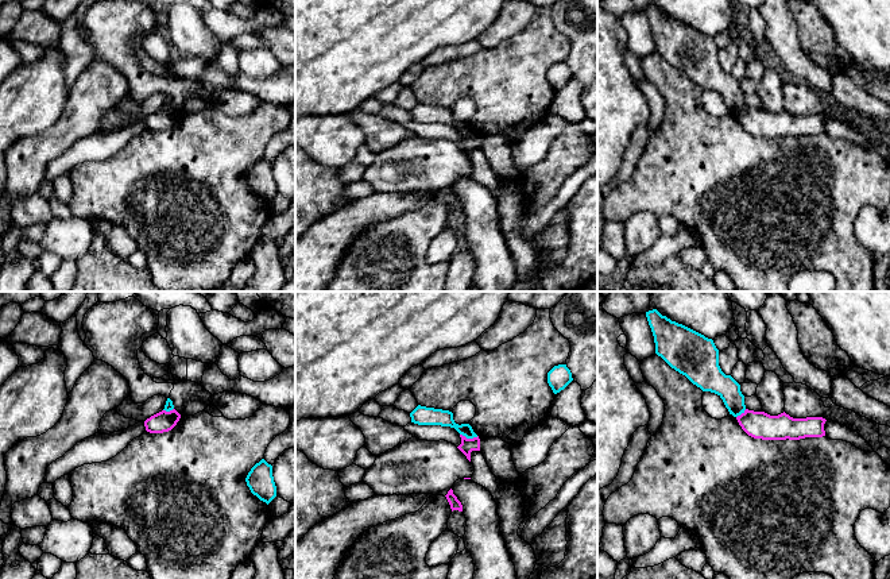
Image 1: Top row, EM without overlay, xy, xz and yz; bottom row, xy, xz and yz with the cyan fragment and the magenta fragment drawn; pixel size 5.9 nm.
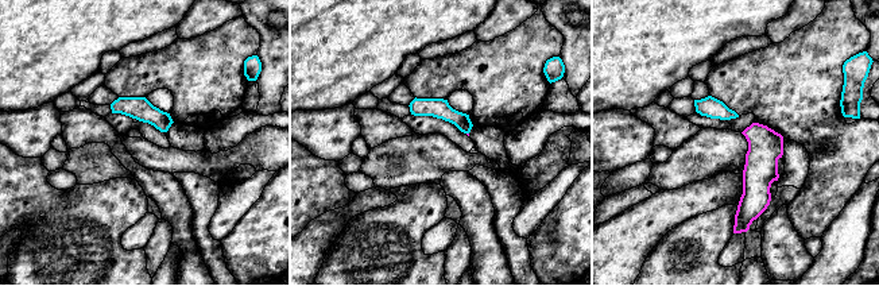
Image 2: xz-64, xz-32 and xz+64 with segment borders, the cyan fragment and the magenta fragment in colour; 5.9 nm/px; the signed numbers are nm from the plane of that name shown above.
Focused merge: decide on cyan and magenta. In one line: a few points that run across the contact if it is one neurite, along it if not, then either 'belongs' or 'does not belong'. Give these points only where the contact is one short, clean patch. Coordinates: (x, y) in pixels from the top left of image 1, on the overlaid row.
line xz (460, 433), (467, 437), (478, 436); does not belong

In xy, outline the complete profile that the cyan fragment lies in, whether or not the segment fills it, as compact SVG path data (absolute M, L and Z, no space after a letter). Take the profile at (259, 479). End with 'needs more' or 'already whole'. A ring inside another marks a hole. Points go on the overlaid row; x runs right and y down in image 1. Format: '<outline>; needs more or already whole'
M264 459L256 463L245 478L251 493L267 505L276 497L272 466Z; already whole

